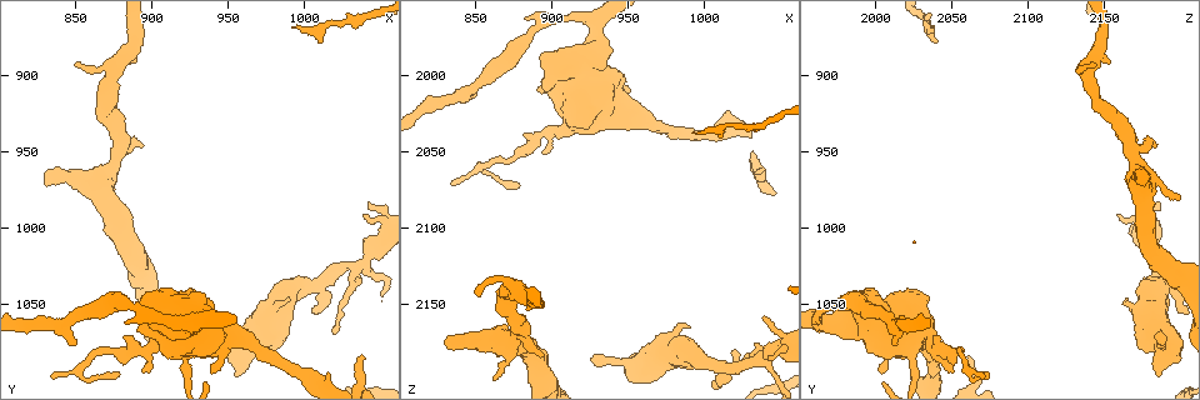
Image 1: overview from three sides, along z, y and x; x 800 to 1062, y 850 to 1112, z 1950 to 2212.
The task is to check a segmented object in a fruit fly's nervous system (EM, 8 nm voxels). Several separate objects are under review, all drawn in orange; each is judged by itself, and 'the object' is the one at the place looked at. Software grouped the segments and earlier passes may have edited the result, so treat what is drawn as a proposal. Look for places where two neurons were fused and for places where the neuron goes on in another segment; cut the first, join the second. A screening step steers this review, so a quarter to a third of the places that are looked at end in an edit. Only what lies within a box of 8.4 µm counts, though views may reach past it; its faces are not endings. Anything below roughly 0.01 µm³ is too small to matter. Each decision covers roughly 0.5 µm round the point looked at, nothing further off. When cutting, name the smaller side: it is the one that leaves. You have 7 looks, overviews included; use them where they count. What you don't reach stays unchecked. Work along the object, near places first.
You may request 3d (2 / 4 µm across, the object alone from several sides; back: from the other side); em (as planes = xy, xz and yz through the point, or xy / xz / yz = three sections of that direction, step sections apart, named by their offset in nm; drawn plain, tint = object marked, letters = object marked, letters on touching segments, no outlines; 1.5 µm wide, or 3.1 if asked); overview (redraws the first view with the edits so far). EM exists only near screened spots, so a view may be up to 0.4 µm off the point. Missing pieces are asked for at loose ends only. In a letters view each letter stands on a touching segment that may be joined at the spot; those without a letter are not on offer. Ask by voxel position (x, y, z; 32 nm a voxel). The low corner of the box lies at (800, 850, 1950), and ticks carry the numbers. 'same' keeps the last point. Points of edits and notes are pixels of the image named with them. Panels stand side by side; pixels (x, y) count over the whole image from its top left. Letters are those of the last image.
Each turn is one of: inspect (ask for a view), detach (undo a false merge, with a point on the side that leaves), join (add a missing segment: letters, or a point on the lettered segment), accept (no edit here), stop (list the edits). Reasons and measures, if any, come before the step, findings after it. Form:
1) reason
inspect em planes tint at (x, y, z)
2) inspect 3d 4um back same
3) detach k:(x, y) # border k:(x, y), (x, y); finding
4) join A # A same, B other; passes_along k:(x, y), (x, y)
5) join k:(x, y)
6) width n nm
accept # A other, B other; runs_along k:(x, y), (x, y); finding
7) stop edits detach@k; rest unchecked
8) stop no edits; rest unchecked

free end
inspect em planes plain at (830, 972, 2178)

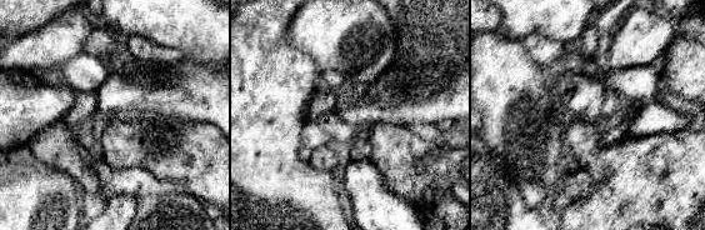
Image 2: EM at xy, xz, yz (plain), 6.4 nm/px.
see the neighbours
inspect em planes letters same

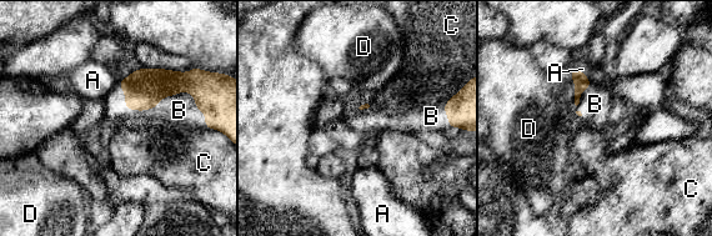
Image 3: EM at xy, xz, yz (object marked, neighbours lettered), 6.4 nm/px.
longest_contact B 600 nm
join B # A other, B same, C other, D other; passes_along 3:(144, 89), (155, 106), (179, 110); it goes on there

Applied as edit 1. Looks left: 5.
inspect overview

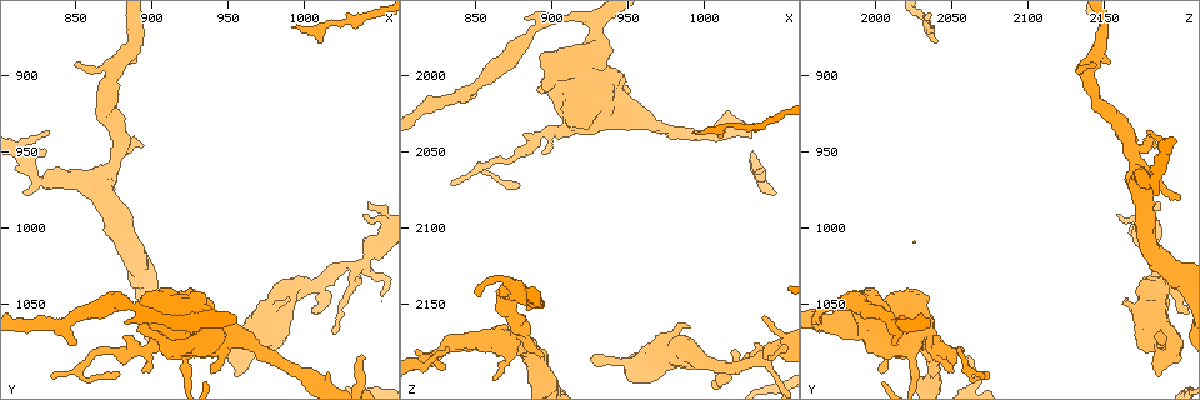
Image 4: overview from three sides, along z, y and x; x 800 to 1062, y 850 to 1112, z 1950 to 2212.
free end
inspect em xz step 8 tint at (928, 1072, 2182)

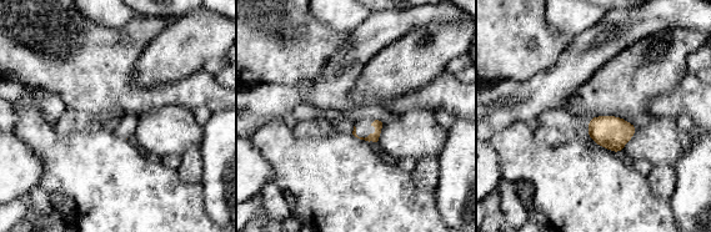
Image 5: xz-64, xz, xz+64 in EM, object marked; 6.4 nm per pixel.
another direction
inspect em xy step 8 letters same

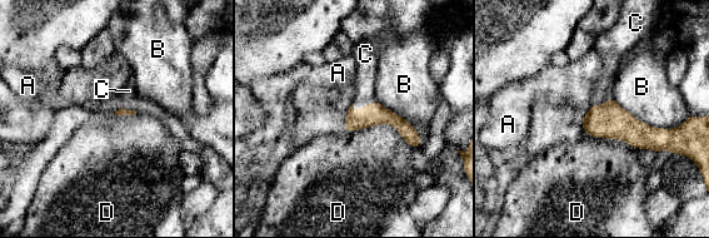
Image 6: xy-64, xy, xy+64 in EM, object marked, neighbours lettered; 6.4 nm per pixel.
join C # A other, B other, C same, D other; passes_along 6:(373, 114), (363, 105), (367, 67); the neuron continues

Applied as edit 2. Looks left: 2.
stop edits join@3, join@6; rest unchecked

